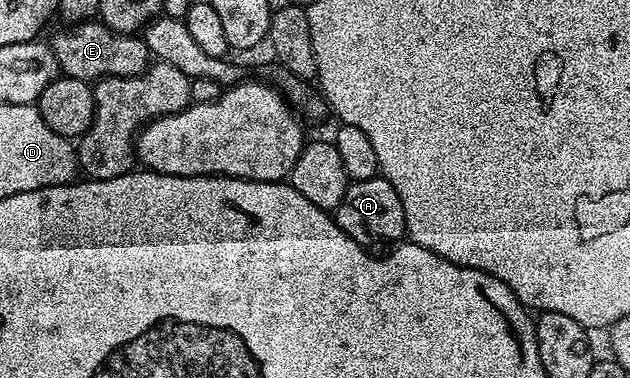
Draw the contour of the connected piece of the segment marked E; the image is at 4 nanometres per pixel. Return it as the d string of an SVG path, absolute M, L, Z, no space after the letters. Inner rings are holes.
M99 19L81 21L75 27L64 28L68 29L50 37L50 44L65 77L95 83L101 77L133 77L144 72L150 64L143 36L115 33Z

